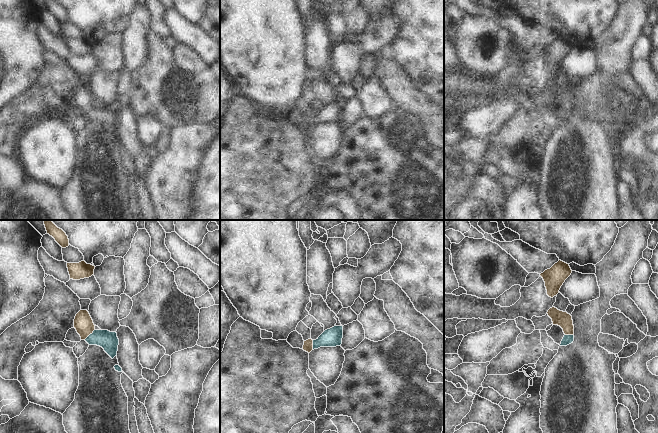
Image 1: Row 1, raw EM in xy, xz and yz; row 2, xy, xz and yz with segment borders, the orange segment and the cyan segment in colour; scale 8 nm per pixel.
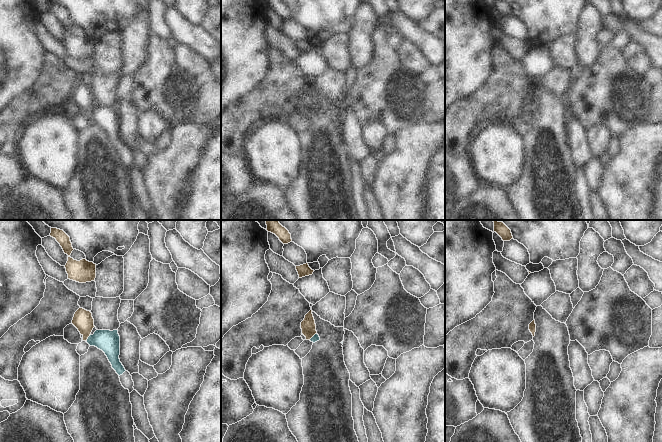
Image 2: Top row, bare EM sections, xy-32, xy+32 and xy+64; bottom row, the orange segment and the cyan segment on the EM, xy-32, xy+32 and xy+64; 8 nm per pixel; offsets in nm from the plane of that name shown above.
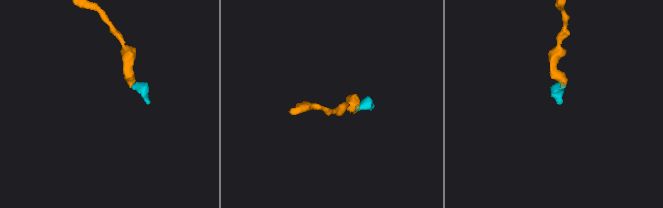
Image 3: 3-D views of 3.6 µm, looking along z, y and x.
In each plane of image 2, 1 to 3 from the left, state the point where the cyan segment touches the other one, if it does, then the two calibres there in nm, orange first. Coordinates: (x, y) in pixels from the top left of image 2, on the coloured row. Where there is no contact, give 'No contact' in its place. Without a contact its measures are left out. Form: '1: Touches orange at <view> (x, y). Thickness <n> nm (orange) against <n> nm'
1: Touches orange at xy-32 (87, 338). Thickness 160 nm (orange) against 180 nm
2: Touches orange at xy+32 (312, 336). Thickness 120 nm (orange) against 60 nm
3: No contact

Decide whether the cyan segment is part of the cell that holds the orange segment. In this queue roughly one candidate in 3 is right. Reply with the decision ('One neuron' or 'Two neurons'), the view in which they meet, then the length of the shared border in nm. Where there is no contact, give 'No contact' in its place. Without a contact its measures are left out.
One neuron. Touches orange in xy. Shared border 120 nm

